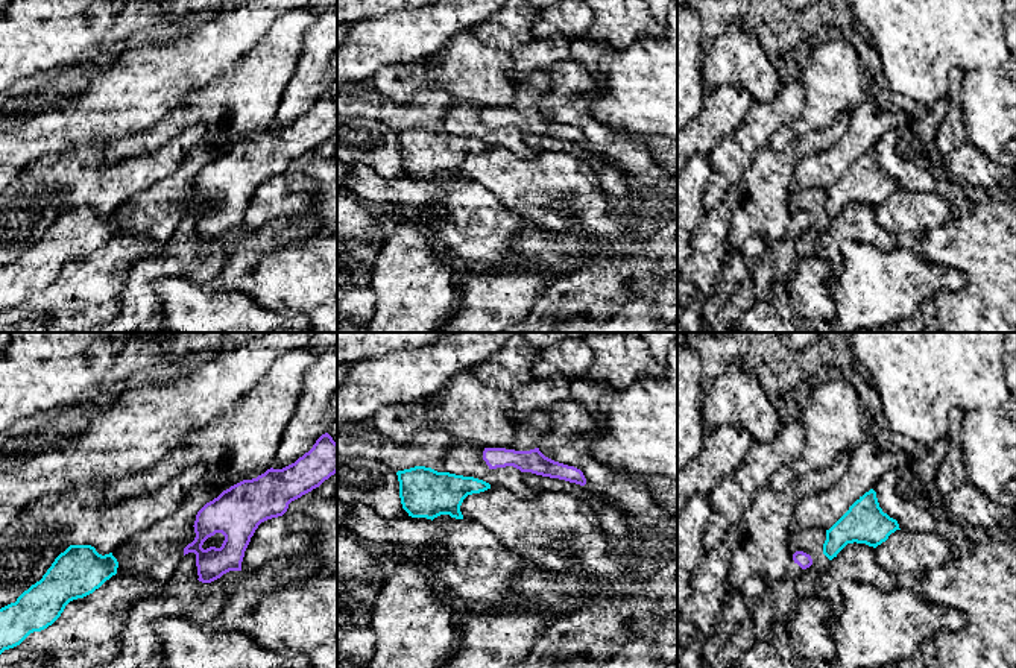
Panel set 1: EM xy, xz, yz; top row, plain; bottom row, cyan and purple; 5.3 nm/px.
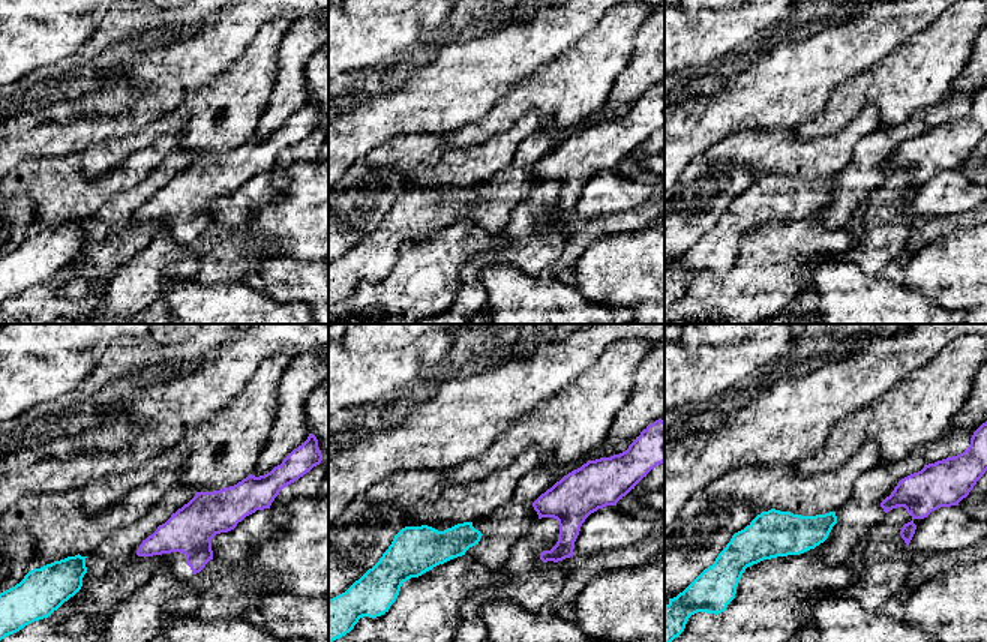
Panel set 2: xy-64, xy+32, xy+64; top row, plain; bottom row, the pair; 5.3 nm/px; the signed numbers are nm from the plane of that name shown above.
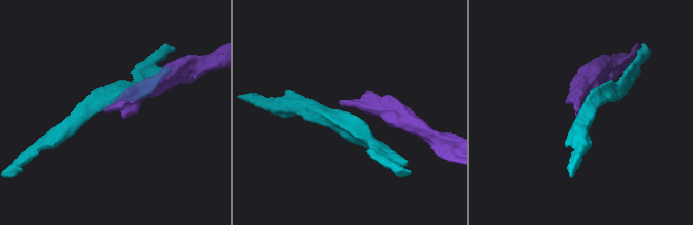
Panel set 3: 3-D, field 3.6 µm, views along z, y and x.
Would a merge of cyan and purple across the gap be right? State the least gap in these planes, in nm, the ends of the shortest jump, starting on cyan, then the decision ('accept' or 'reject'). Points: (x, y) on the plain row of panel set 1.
70 nm | yz (823, 213), (811, 219) | reject

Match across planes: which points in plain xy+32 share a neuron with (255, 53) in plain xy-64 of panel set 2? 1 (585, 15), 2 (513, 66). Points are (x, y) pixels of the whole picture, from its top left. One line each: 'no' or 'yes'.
1: no
2: no

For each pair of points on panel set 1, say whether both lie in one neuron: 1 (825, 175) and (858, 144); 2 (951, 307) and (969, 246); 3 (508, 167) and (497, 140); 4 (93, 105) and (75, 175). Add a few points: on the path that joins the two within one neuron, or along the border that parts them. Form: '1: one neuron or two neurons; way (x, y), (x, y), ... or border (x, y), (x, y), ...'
1: one neuron; way (832, 167), (851, 149)
2: one neuron; way (966, 293), (972, 287), (972, 261)
3: two neurons; border (491, 146), (509, 149), (521, 158), (535, 155)
4: two neurons; border (105, 144), (78, 143), (50, 154)

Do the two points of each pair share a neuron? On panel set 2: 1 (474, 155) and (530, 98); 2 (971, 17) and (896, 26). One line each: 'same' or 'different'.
1: different
2: different

